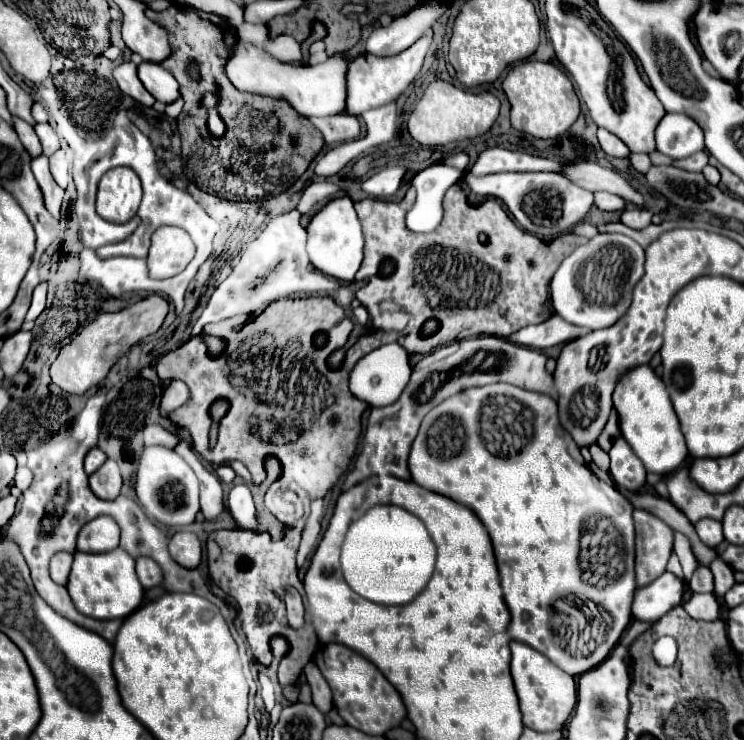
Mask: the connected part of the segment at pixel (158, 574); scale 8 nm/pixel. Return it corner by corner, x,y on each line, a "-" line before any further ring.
146,556
136,558
136,574
138,574
140,584
144,588
154,588
154,586
158,586
162,582
162,570
160,570
160,566
154,560
146,558

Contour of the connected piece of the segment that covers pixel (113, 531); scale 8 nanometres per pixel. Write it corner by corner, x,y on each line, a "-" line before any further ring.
98,516
82,526
76,542
78,552
108,552
118,546
120,528
110,516

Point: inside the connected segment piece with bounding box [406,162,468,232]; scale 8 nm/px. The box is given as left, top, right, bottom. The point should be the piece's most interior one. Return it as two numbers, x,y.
432,184

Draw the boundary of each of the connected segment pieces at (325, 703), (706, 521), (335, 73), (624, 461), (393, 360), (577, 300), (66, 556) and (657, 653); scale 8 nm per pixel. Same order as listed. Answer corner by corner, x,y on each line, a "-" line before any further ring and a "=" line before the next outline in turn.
310,662
306,668
304,668
304,676
312,688
312,700
314,700
314,706
318,706
318,710
322,710
322,714
328,714
332,710
332,692
326,684
326,680
322,678
320,670
316,668
314,662
=
702,518
702,520
698,520
694,524
694,528
696,528
700,540
706,546
710,546
710,548
716,548
724,540
724,536
722,536
722,524
718,520
714,520
714,518
=
244,42
244,48
234,48
224,70
232,86
246,94
266,96
266,98
282,98
286,100
298,114
310,116
334,116
344,112
346,106
346,66
348,60
344,54
334,54
326,62
310,66
310,64
290,64
284,62
264,48
=
618,438
612,446
610,454
610,476
614,482
630,492
636,492
646,482
646,470
640,462
640,458
632,452
628,442
624,438
=
384,344
380,348
376,348
374,352
366,354
352,370
350,374
350,392
368,402
370,406
388,406
394,400
398,400
398,396
402,394
406,382
410,378
410,362
408,362
408,352
400,346
400,344
=
596,234
578,246
556,270
550,282
554,314
590,330
614,326
630,308
632,292
644,272
644,248
622,234
=
70,552
54,554
54,558
50,560
50,576
52,576
52,580
64,586
66,580
68,580
68,574
70,574
70,566
72,566
72,554
=
658,638
652,646
652,654
660,666
670,666
674,660
674,640
672,638

